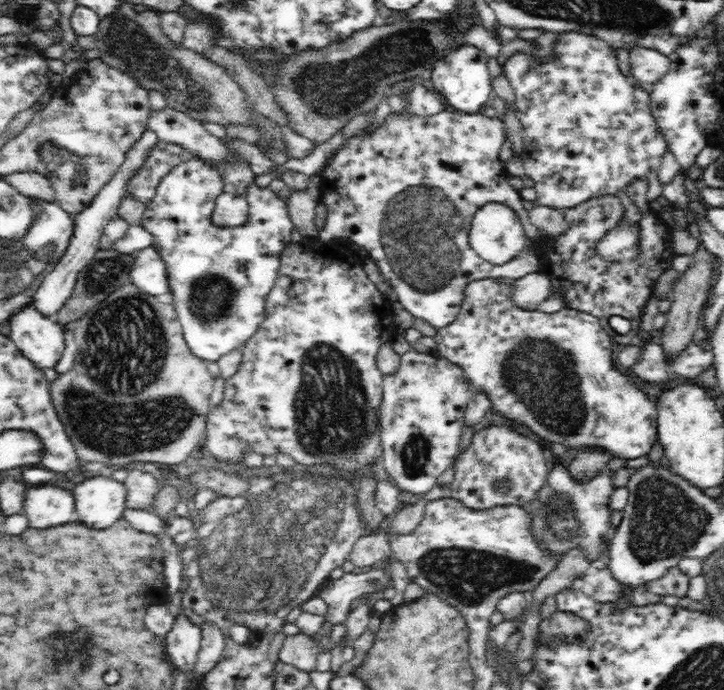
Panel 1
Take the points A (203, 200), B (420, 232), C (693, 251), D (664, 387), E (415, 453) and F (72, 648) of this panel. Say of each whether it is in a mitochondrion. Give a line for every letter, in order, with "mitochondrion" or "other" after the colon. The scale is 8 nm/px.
A: other
B: mitochondrion
C: other
D: other
E: mitochondrion
F: mitochondrion

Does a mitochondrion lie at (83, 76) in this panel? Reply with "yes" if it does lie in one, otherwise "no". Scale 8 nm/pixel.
no

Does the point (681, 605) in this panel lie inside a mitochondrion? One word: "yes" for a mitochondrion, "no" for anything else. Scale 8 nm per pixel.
no

